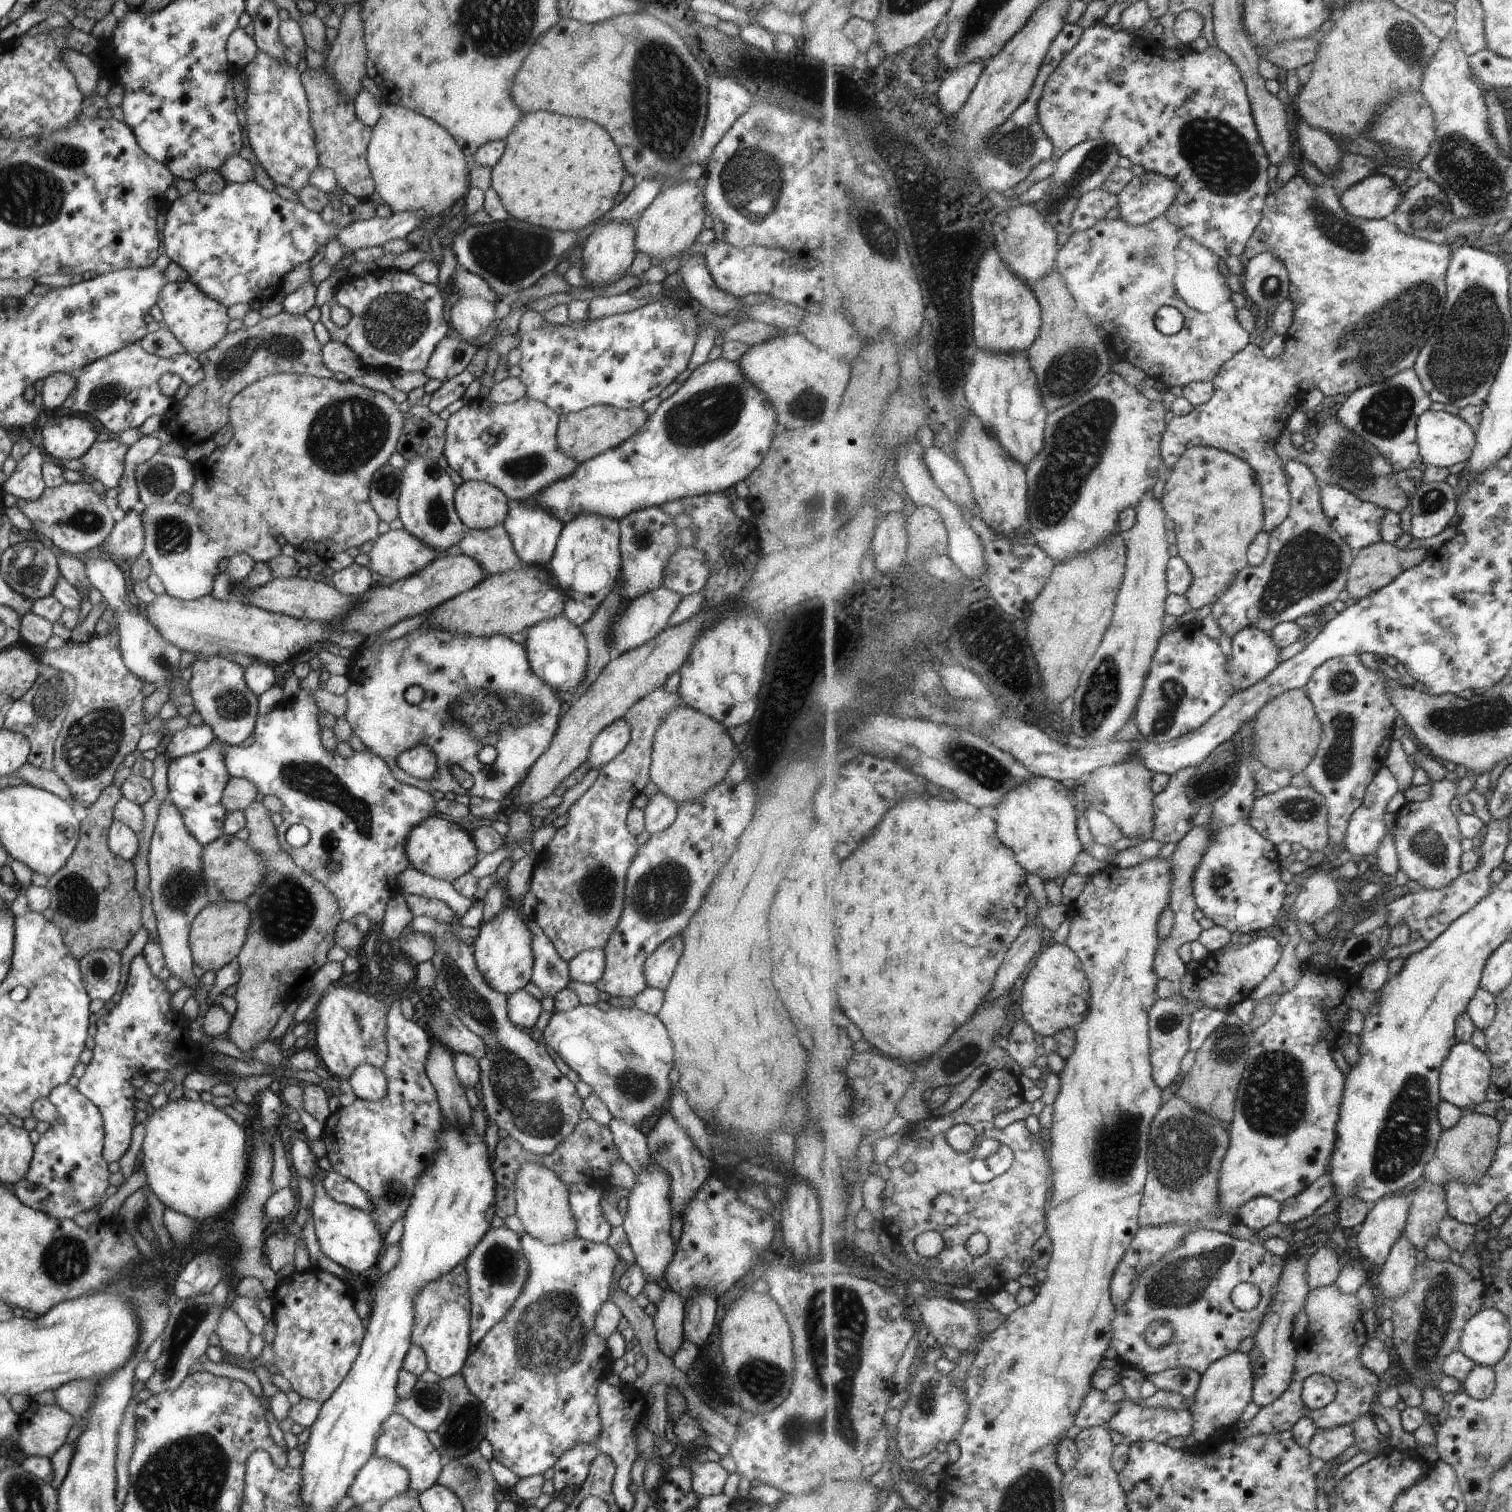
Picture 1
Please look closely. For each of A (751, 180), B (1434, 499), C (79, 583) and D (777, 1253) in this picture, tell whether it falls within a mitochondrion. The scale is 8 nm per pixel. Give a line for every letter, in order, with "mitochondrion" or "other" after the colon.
A: mitochondrion
B: mitochondrion
C: other
D: other

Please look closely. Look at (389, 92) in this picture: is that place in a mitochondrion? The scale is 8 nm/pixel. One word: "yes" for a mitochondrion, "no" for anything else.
no

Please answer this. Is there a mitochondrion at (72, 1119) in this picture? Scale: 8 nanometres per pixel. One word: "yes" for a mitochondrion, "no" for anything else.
no

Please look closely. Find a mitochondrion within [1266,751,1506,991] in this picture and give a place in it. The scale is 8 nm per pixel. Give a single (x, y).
(1427, 843)

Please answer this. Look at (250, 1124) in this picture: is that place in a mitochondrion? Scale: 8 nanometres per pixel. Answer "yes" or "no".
no

